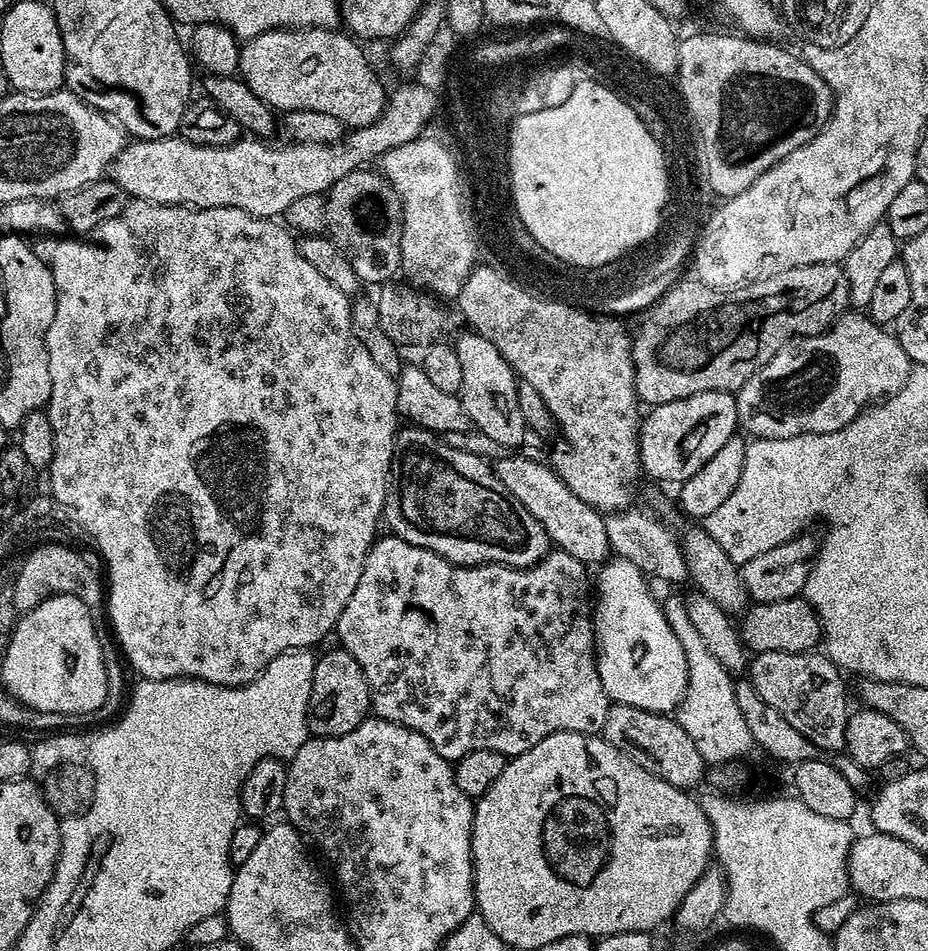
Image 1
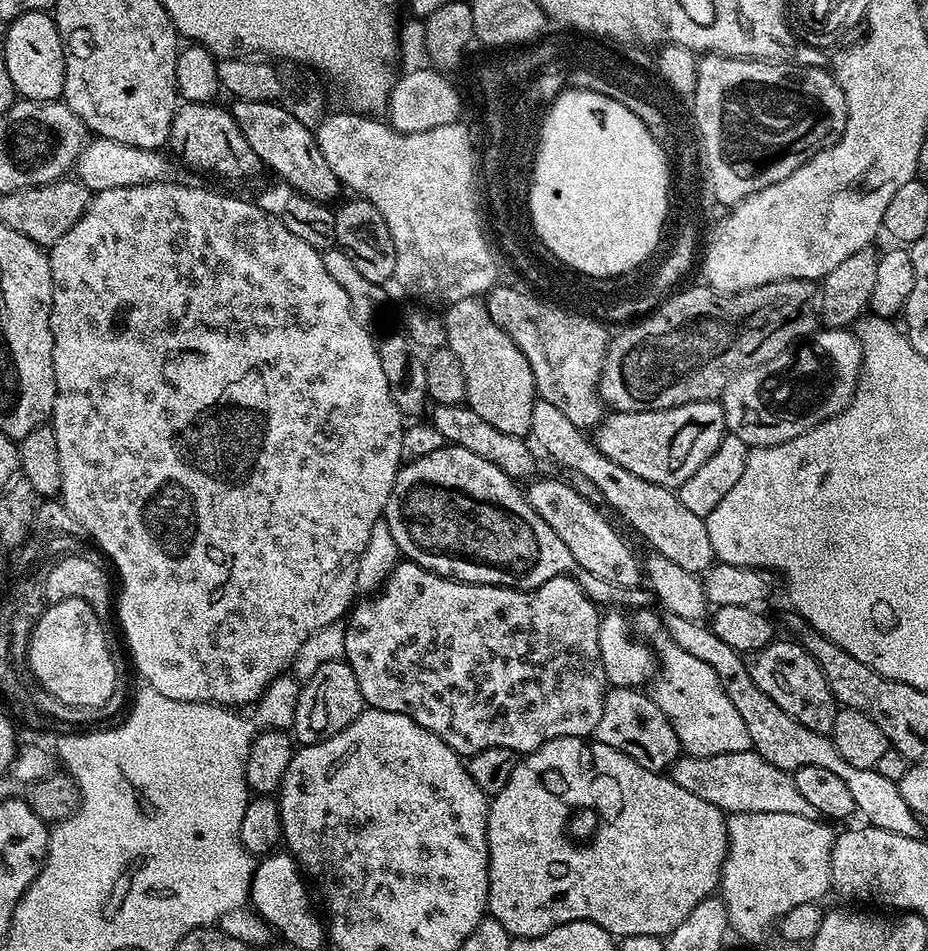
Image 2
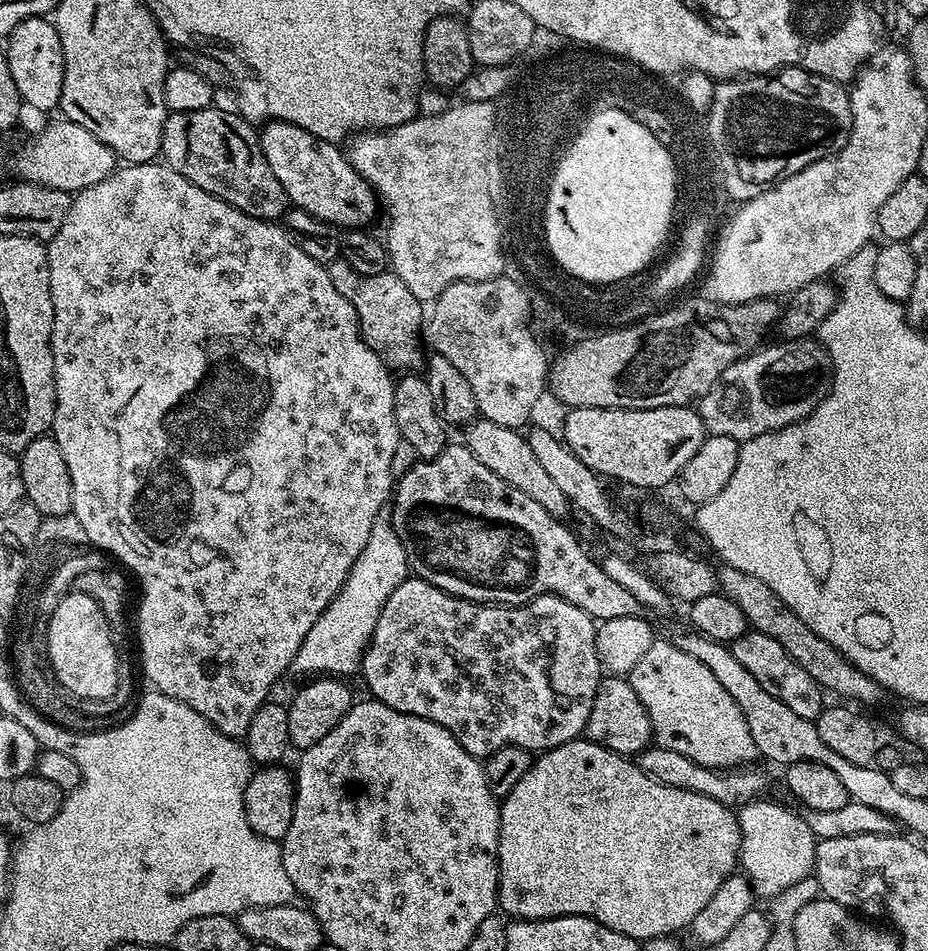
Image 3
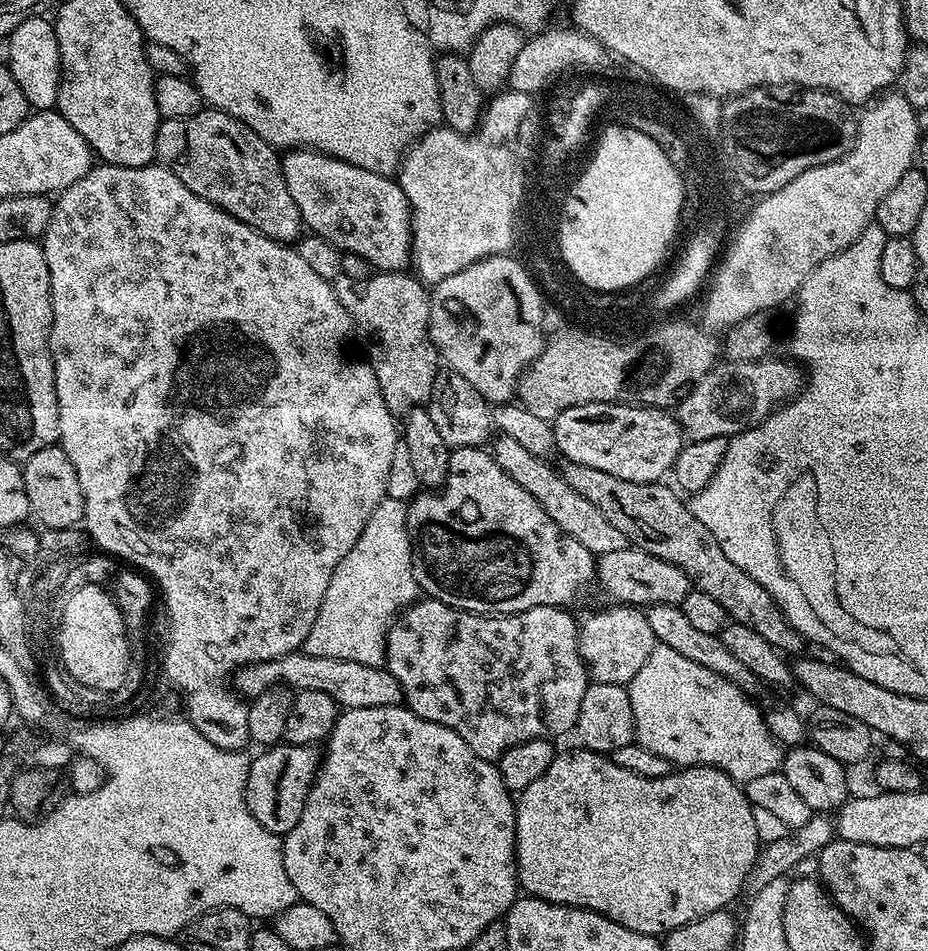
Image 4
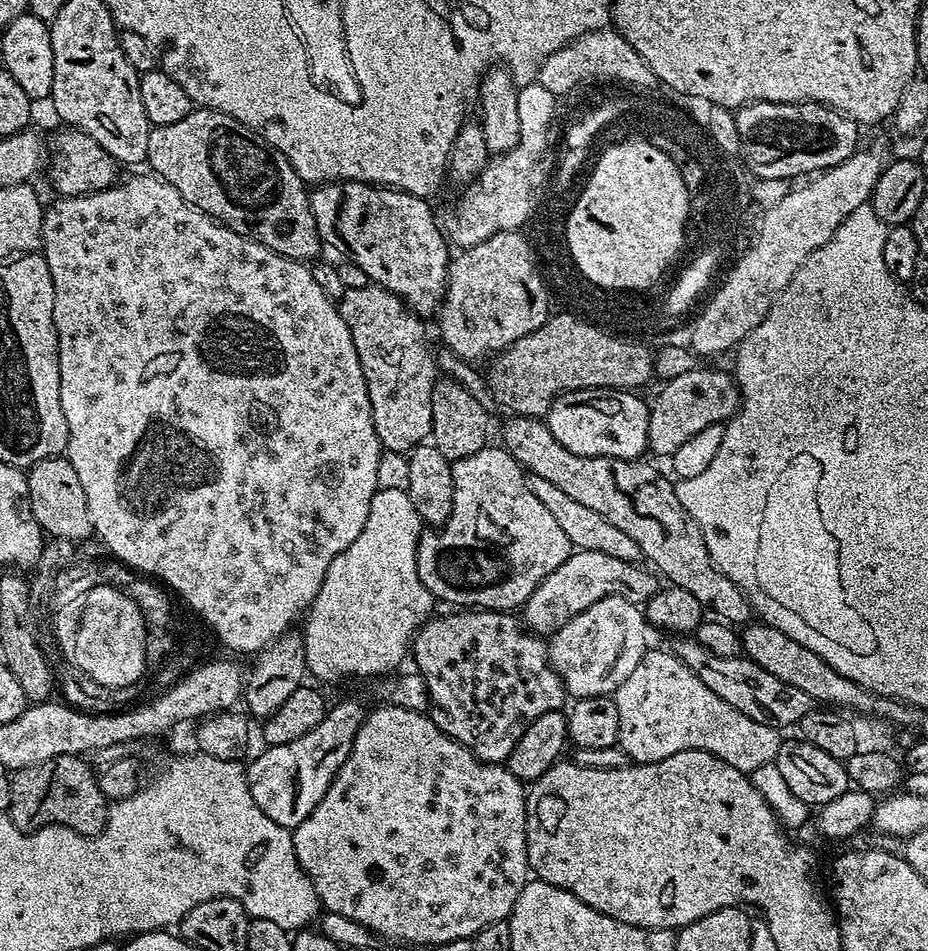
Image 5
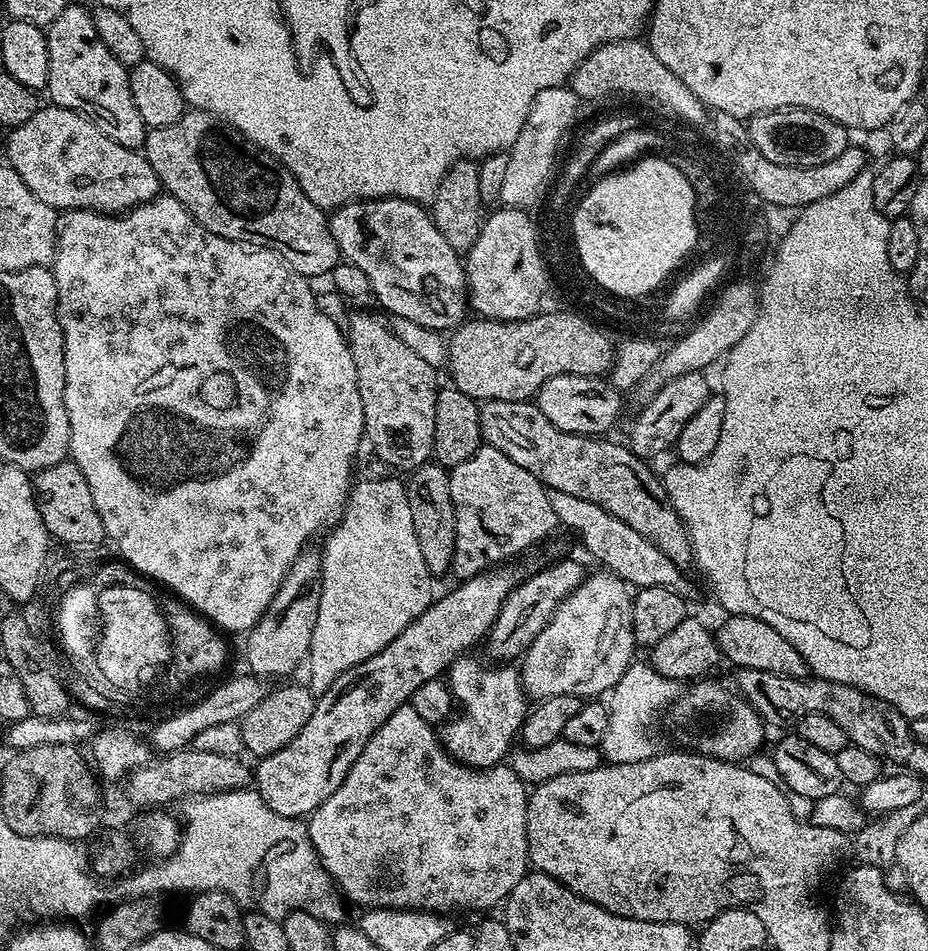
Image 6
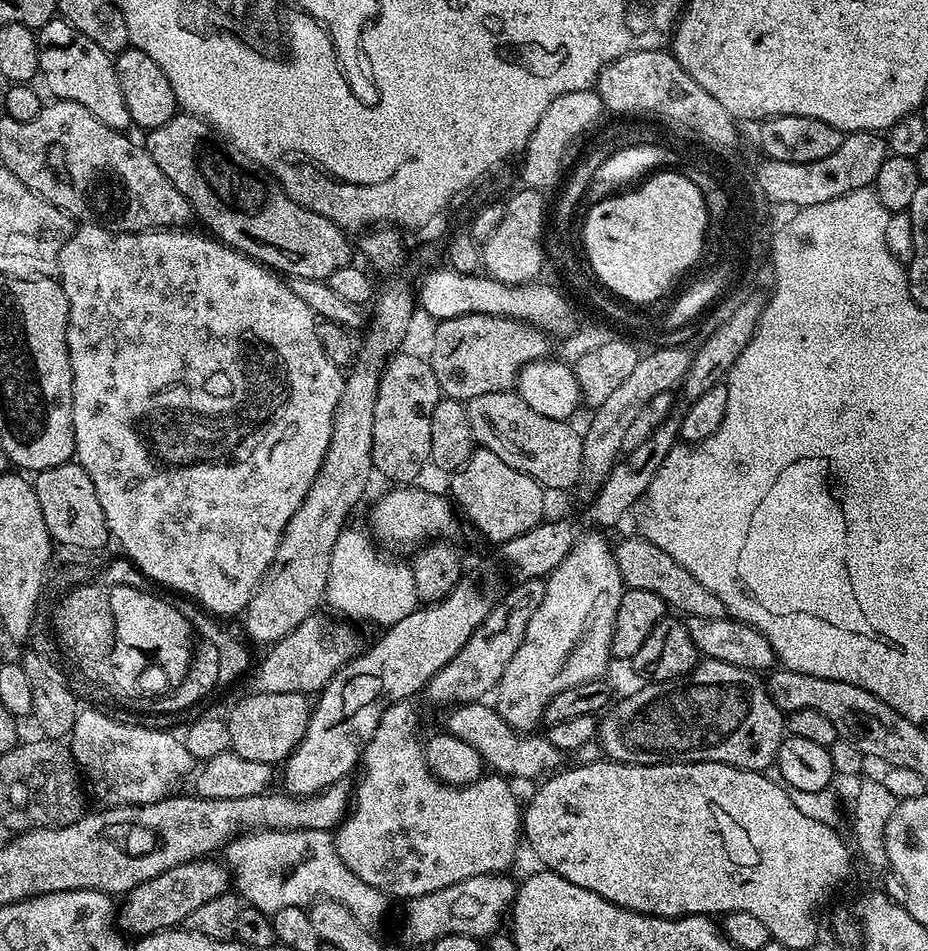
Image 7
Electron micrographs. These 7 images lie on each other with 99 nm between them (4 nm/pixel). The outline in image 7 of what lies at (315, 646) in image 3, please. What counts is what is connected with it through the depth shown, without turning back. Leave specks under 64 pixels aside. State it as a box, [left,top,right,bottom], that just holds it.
[325,524,418,628]

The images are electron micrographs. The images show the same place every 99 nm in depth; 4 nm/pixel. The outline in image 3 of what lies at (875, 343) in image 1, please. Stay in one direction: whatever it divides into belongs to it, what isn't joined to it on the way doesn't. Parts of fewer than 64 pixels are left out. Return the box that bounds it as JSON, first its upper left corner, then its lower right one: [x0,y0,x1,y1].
[698,338,832,442]

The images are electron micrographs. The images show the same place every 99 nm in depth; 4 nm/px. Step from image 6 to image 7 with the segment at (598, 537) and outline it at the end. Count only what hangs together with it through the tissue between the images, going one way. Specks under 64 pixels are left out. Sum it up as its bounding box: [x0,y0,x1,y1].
[615,535,726,618]

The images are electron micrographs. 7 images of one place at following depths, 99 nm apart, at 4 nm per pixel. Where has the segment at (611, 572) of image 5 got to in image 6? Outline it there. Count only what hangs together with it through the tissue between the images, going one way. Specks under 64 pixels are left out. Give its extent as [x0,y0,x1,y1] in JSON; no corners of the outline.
[486,560,586,662]

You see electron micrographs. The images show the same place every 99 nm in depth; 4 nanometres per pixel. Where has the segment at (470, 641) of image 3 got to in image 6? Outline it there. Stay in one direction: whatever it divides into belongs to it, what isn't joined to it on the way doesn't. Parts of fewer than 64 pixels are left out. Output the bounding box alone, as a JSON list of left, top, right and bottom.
[438,654,530,769]

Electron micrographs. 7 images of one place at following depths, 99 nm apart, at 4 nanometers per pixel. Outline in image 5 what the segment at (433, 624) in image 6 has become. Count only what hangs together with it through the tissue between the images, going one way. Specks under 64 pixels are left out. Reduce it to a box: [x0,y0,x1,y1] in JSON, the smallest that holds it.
[246,700,366,830]

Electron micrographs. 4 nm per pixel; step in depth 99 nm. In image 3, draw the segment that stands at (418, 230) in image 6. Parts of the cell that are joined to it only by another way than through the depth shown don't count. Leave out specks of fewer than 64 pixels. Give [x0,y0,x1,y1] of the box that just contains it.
[259,120,378,230]

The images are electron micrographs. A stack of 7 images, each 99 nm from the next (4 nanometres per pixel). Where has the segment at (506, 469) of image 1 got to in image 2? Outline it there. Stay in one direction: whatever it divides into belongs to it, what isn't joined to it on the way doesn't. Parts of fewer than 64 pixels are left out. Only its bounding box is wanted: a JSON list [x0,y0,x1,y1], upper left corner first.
[526,478,642,588]

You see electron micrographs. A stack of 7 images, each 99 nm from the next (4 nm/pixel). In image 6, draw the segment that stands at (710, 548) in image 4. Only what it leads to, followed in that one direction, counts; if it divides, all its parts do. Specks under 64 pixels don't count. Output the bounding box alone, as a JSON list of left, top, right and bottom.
[480,400,692,566]

